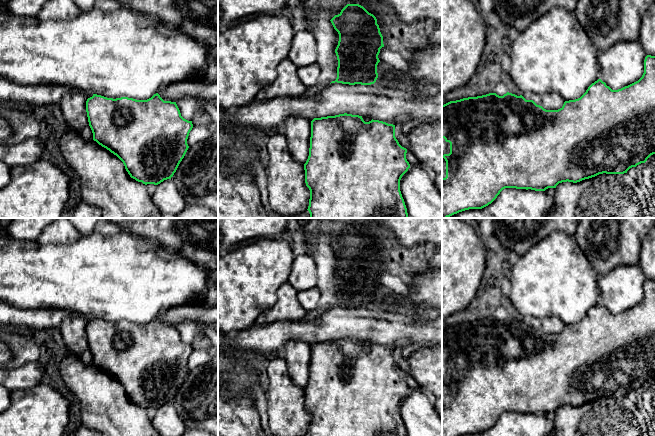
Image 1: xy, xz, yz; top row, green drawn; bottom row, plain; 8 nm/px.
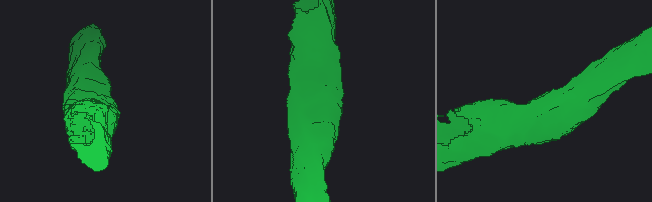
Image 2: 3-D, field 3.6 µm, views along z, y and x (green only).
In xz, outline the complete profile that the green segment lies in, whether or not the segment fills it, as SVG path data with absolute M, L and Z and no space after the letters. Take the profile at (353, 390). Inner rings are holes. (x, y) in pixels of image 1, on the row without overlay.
M339 338L311 345L309 380L304 388L310 414L309 436L407 436L400 404L410 392L407 373L395 361L395 349L379 344L365 346L362 340Z

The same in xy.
M158 317L147 324L128 321L113 323L93 318L86 325L86 336L93 364L116 379L123 386L131 402L145 409L158 409L164 404L171 403L189 372L187 363L193 352L192 345L181 340L176 326L164 325Z

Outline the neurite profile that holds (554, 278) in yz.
M552 232L520 256L510 272L511 287L507 295L521 314L535 319L556 317L564 325L580 322L588 311L600 303L598 273L581 251L576 240L562 232Z

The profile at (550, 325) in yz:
M546 317L542 319L535 319L533 325L542 330L546 334L558 334L562 332L564 323L556 317Z

